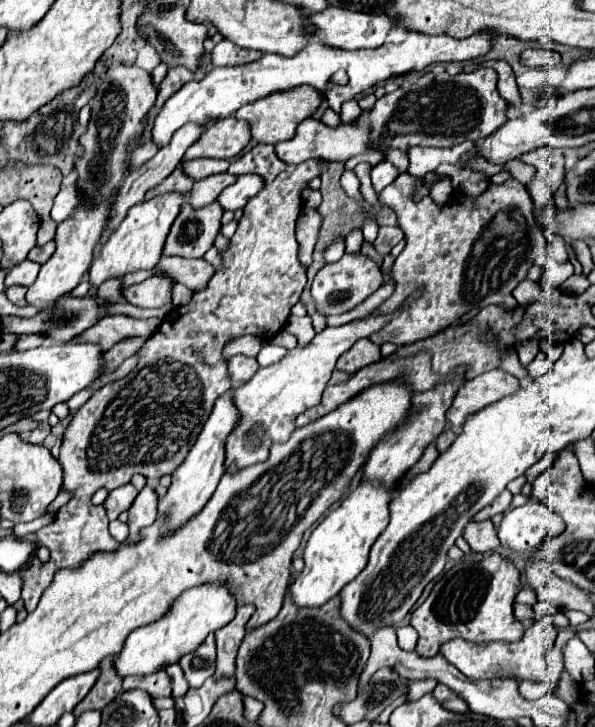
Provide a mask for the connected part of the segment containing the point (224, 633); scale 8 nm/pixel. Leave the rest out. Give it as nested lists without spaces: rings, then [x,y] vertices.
[[[239,606],[237,616],[223,628],[215,632],[216,640],[216,670],[215,680],[231,678],[235,672],[235,656],[237,648],[245,636],[245,624],[249,622],[255,606]]]

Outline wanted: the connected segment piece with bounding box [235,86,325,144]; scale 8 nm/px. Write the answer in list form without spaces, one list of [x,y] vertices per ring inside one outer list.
[[[301,86],[299,90],[291,90],[291,94],[273,94],[271,98],[263,98],[259,102],[251,102],[247,106],[241,106],[235,116],[241,120],[247,120],[251,124],[253,140],[259,144],[277,144],[281,140],[291,140],[295,136],[297,126],[315,114],[319,104],[323,102],[325,94],[311,86]]]

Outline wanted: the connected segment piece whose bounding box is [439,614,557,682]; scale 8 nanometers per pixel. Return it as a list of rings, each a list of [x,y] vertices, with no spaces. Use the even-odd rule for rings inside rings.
[[[543,616],[533,622],[523,634],[521,640],[517,642],[483,642],[483,644],[473,644],[463,638],[453,638],[449,642],[443,642],[439,648],[439,654],[453,664],[461,674],[465,674],[471,680],[479,678],[493,678],[493,676],[517,676],[519,680],[533,680],[541,682],[545,674],[545,654],[553,646],[557,638],[557,630],[553,624],[553,616]]]

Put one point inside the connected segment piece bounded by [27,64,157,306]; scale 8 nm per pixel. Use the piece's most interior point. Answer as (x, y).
(120, 110)

